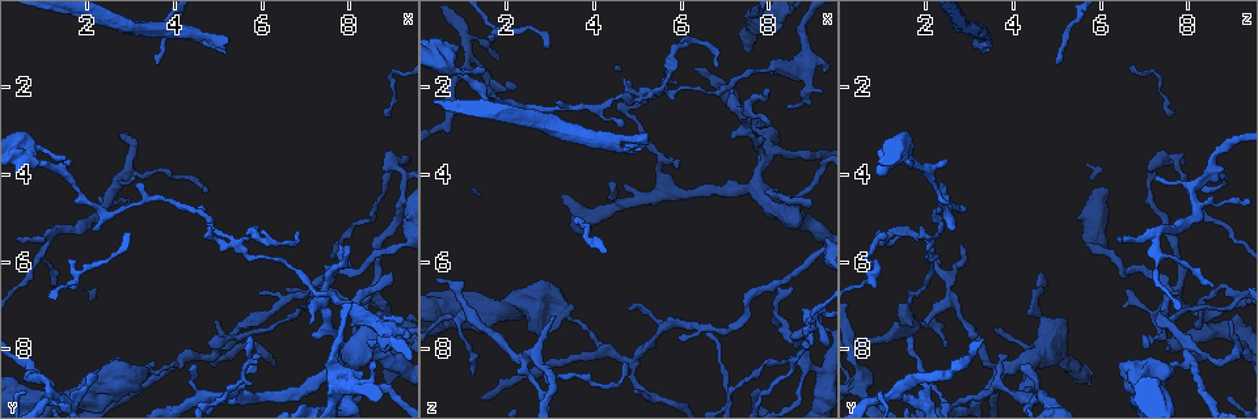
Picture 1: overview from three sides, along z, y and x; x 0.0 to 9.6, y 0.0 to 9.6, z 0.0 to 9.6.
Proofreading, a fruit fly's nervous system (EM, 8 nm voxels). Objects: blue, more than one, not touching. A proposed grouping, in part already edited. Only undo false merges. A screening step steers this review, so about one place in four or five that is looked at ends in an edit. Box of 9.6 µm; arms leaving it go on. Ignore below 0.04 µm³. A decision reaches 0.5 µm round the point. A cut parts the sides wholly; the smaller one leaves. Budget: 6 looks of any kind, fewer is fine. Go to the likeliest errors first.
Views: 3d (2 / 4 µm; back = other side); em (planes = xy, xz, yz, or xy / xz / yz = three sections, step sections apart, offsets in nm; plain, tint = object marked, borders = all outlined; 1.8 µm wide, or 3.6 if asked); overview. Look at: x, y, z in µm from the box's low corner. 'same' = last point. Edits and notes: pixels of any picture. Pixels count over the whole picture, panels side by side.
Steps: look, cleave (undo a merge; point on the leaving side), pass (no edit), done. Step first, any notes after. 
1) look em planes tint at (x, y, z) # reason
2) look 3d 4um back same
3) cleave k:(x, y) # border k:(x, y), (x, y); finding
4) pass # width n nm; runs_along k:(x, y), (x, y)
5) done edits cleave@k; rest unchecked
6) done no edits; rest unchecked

look em yz step 4 tint at (8.80, 7.20, 8.30) # small branch off a trunk

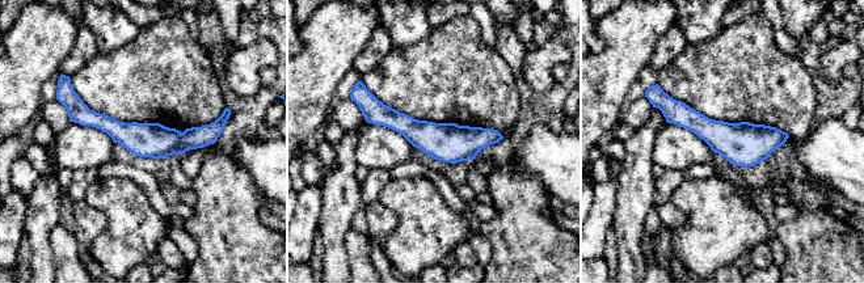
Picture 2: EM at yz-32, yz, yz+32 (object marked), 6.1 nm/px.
pass # all the same neuron

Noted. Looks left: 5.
look em planes tint at (4.20, 8.30, 7.95) # a narrow waist

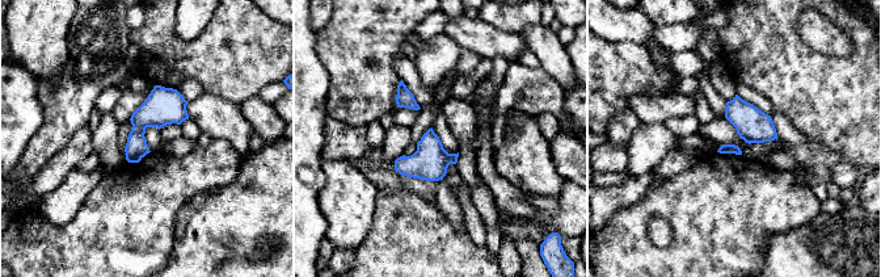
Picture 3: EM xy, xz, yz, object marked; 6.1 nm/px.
pass # width 190 nm; continuous, no second neuron

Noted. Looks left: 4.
look 3d 4um at (8.85, 3.95, 7.85) # calibre changes

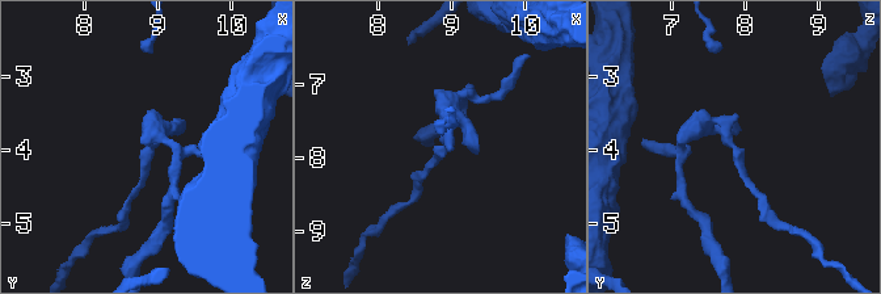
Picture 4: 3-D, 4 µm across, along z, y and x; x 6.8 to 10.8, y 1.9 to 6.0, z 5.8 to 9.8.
look em planes tint at (8.95, 3.95, 7.80) # shape alone is not enough

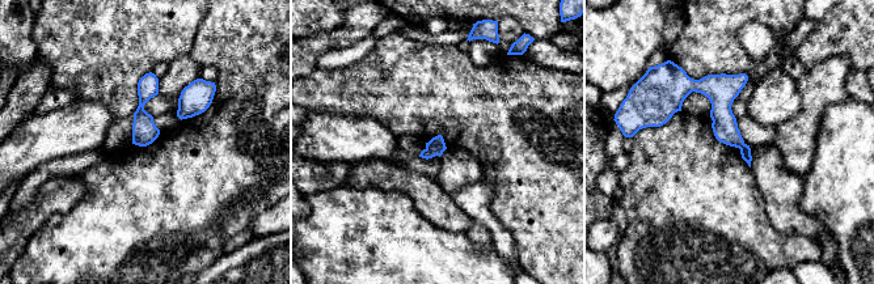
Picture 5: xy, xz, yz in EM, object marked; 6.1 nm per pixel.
cleave 5:(425, 153) # width 110 nm; border 5:(426, 147), (435, 155); a second neuron is stuck on

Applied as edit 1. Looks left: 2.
done edits cleave@5; rest unchecked

